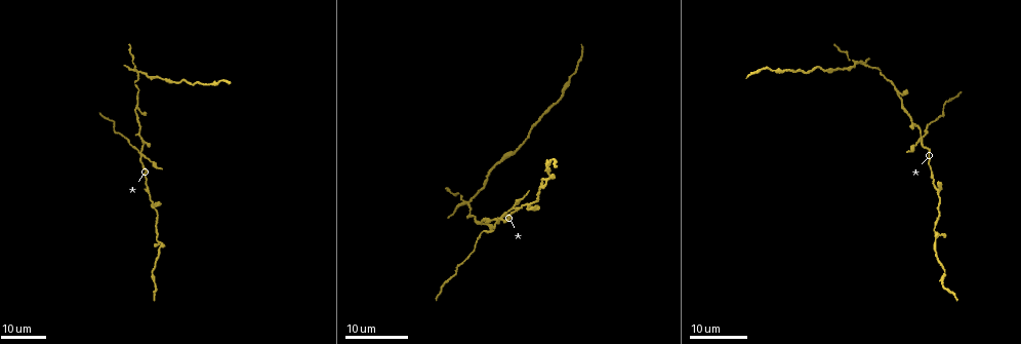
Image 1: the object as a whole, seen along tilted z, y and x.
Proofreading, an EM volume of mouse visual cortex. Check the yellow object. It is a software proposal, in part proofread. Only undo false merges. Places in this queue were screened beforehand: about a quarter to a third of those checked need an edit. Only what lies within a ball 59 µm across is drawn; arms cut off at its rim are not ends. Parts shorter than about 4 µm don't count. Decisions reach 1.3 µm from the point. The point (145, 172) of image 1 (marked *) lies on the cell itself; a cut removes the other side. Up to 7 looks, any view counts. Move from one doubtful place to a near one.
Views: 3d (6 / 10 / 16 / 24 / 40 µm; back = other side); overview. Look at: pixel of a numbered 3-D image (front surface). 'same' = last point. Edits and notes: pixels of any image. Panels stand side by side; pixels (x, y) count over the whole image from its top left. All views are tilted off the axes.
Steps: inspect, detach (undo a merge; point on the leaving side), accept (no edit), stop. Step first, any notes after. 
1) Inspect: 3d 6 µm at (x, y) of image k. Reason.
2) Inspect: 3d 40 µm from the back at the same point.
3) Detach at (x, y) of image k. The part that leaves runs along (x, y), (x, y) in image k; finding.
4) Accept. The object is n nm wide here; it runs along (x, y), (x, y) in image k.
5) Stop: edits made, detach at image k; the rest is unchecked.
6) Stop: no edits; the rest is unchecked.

Inspect: 3d 24 µm at (140, 130) of image 1. Thick turns thin.

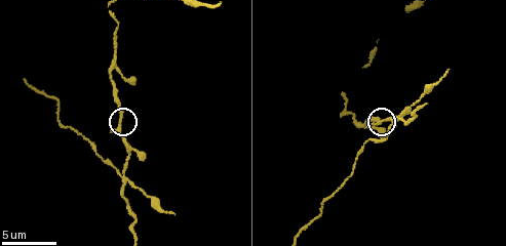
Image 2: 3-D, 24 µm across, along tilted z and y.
Inspect: 3d 6 µm at (122, 118) of image 2. Closer look.

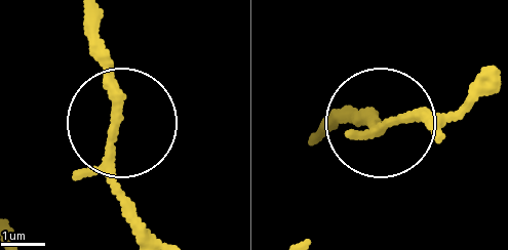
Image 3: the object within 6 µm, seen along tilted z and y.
Inspect: 3d 6 µm from the back at (111, 131) of image 3.

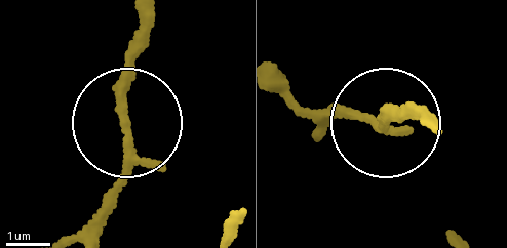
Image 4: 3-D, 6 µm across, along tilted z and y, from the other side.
Accept. It runs along (92, 234), (124, 168), (122, 85), (145, 32) in image 4; all the same cell.

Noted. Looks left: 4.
Inspect: 3d 16 µm at (543, 178) of image 1. Sudden change in width.

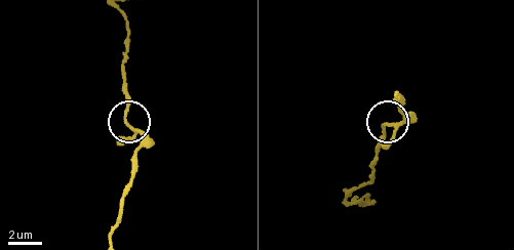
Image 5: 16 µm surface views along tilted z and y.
Inspect: 3d 6 µm at (131, 129) of image 5.

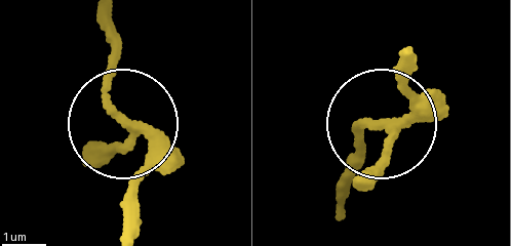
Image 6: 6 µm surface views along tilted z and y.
Accept. The object is 170 nm wide here; it runs along (345, 201), (365, 120), (419, 110), (404, 79), (417, 67) in image 6; continuous, no second cell.

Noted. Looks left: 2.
Inspect: 3d 24 µm at (529, 201) of image 1. Thick turns thin.

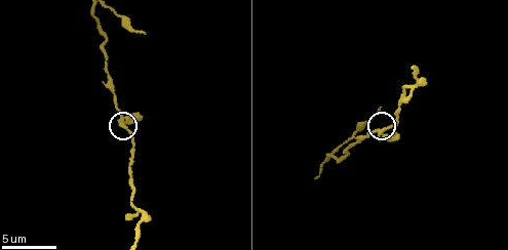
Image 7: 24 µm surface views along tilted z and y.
Inspect: 3d 6 µm at (387, 126) of image 7.

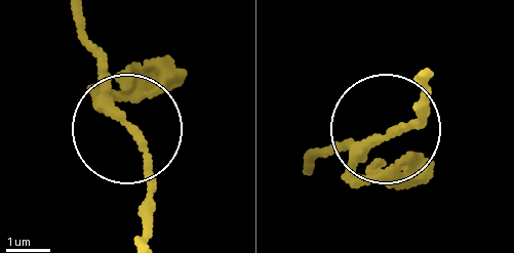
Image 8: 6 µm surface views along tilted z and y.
Accept. It runs along (305, 158), (406, 127), (430, 96) in image 8; continuous, no second cell.

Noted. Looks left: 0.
Stop: no edits; the rest is unchecked.

